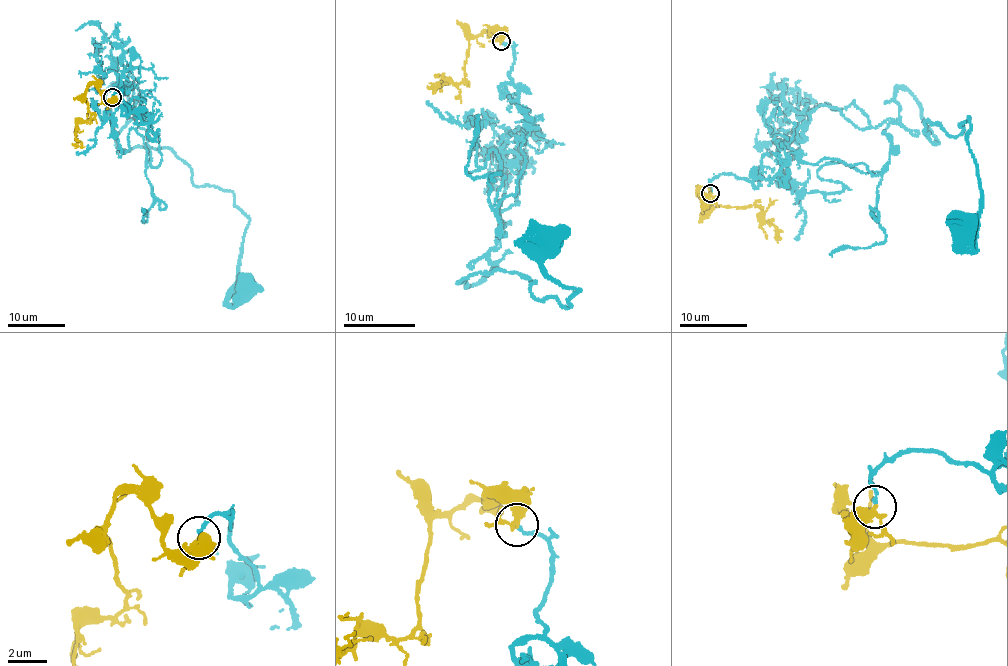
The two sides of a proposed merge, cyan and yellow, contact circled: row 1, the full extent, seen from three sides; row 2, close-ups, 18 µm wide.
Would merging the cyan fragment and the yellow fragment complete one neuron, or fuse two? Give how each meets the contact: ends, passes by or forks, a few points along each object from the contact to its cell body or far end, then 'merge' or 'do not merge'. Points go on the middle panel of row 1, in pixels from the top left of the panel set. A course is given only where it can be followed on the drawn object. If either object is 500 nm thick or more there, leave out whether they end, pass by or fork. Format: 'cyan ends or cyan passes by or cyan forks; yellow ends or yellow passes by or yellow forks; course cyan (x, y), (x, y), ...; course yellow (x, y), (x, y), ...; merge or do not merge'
cyan ends; yellow passes by; course cyan (501, 41), (525, 168), (497, 267), (458, 282), (514, 271), (571, 306), (549, 239); course yellow (501, 41), (499, 35), (491, 30), (491, 33), (485, 31), (468, 41), (464, 79), (434, 87), (441, 81); merge

